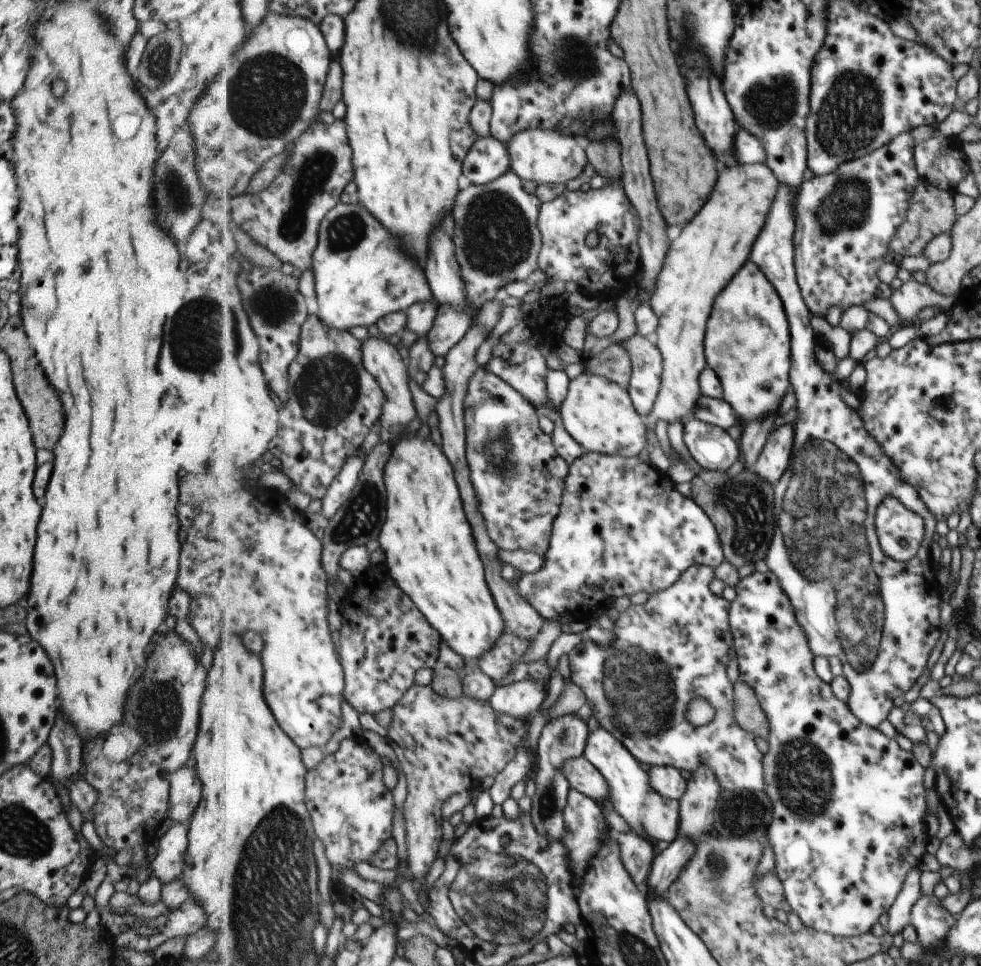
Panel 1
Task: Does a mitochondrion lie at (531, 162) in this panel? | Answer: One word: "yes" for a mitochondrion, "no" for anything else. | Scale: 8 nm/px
no

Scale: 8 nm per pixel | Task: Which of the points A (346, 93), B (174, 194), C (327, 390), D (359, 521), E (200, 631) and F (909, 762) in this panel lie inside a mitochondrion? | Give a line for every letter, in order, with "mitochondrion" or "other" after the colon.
A: other
B: mitochondrion
C: mitochondrion
D: mitochondrion
E: other
F: other

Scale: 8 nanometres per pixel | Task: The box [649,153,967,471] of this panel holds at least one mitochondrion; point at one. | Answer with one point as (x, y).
(846, 207)

